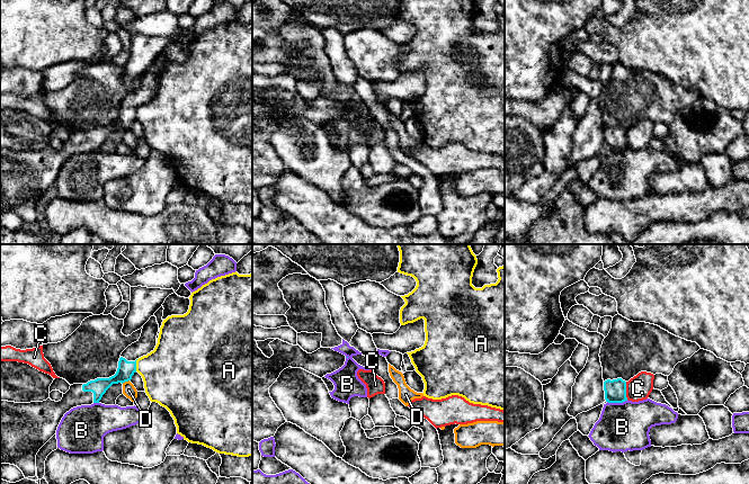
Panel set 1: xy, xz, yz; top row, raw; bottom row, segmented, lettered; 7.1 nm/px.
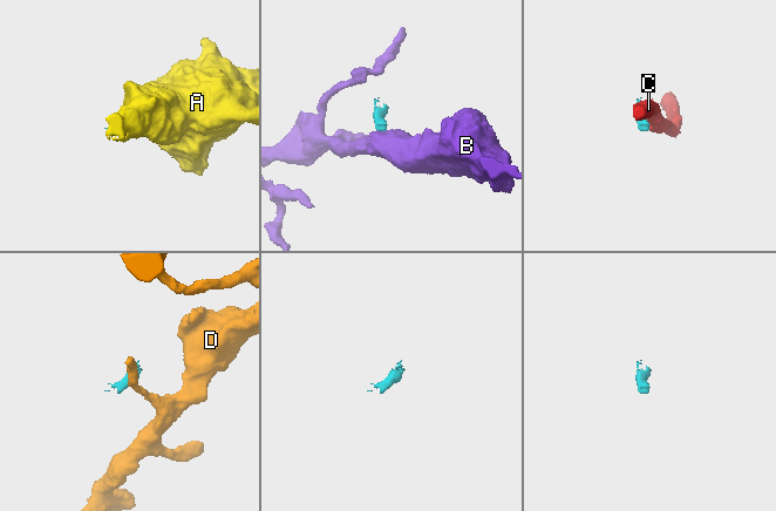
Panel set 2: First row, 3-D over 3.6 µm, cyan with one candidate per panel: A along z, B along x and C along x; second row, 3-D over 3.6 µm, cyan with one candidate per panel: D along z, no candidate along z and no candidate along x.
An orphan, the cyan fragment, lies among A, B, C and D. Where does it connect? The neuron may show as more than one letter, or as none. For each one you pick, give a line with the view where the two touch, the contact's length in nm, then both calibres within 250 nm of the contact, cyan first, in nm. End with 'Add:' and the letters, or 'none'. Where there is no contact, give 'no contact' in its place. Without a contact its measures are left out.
Add: none

